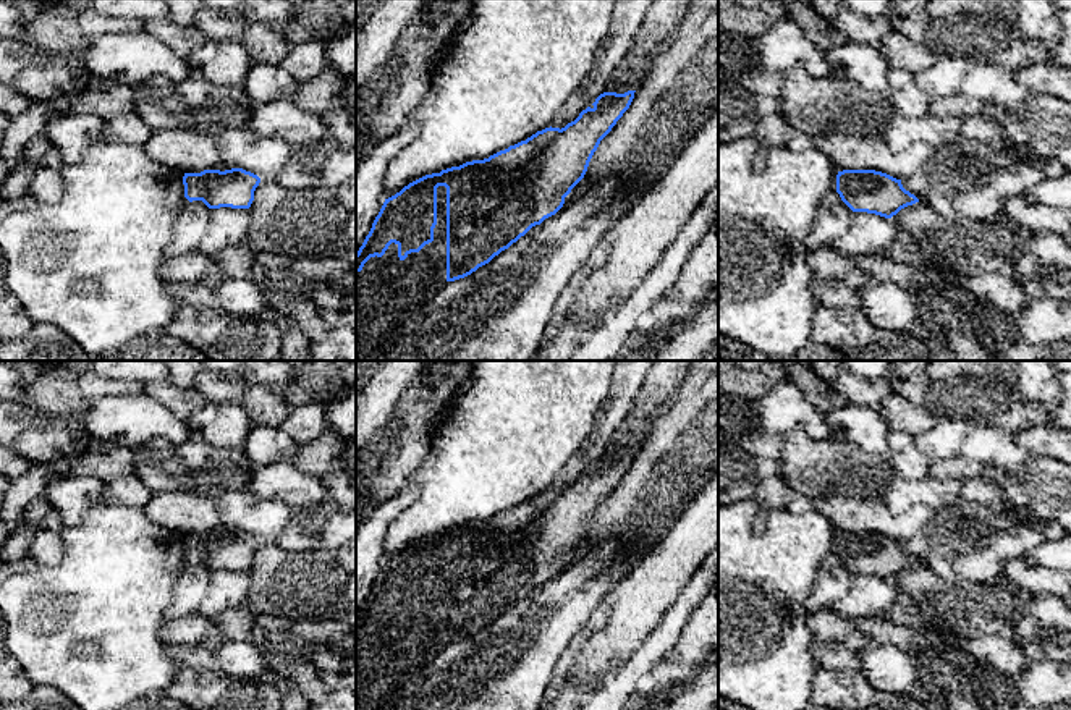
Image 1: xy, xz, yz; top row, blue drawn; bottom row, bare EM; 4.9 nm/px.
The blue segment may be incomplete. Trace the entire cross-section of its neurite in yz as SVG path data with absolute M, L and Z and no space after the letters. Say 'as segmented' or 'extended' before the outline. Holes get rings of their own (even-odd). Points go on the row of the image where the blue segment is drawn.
as segmented; M875 170L838 171L836 192L853 212L875 213L885 218L891 218L901 209L919 202L919 199L914 194L911 194L903 188L901 180L896 180L887 173L875 171Z

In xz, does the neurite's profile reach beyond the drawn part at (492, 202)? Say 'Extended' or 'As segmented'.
Extended

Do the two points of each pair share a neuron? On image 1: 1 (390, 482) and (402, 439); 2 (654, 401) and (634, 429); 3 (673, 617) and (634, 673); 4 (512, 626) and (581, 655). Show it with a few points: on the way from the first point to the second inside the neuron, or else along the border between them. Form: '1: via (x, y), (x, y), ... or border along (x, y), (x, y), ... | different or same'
1: via (392, 471), (402, 458), (402, 450) | same
2: via (647, 408), (639, 422) | same
3: via (667, 631), (644, 659) | same
4: border along (588, 618), (588, 623), (562, 654), (549, 683) | different

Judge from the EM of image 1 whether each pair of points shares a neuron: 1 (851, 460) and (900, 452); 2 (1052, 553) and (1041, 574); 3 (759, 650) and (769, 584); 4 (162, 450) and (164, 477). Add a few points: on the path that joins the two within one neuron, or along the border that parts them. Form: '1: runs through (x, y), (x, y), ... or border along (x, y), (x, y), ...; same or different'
1: border along (884, 456), (895, 476); different
2: border along (1024, 557), (1054, 568); different
3: runs through (759, 634), (759, 607), (766, 600); same
4: runs through (162, 456), (164, 471); same

